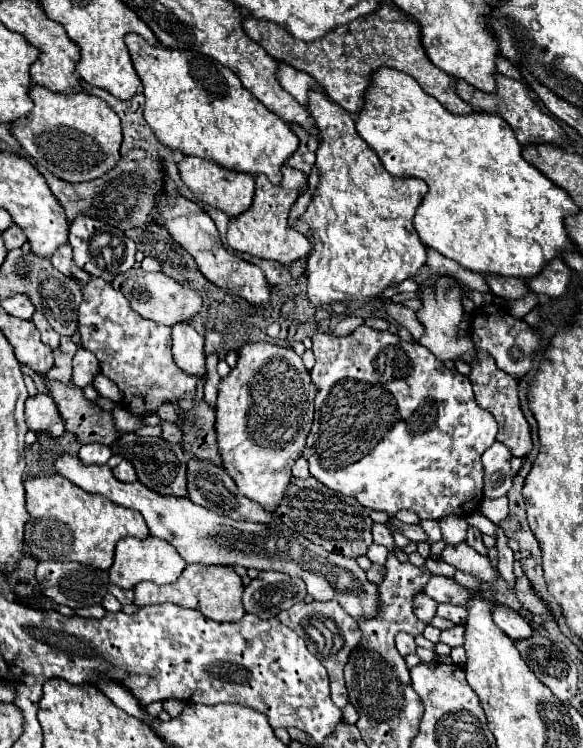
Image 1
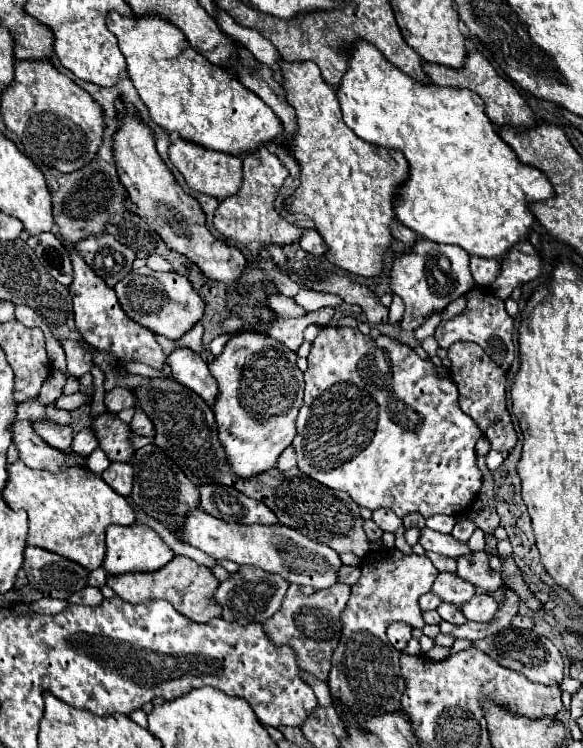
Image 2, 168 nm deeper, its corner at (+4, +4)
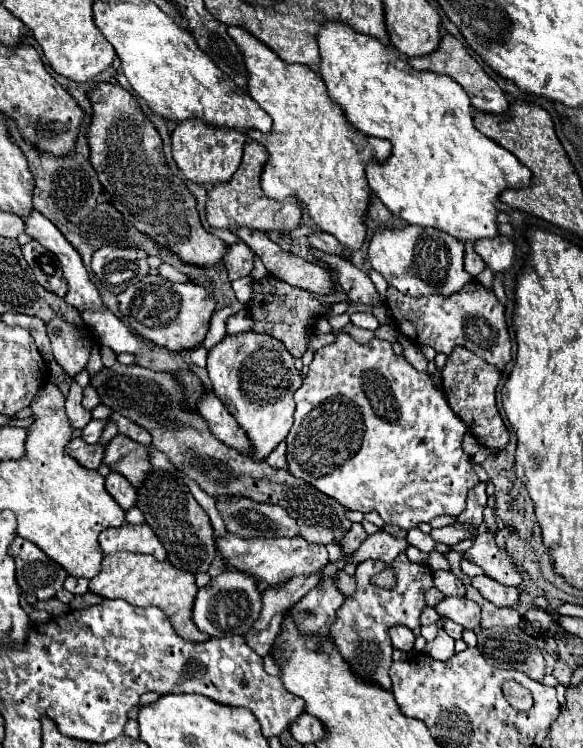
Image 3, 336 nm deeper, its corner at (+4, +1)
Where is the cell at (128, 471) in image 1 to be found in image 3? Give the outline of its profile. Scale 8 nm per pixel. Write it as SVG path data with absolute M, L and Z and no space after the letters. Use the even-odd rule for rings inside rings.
M110 471L110 475L106 477L106 491L116 499L116 503L122 509L130 509L136 503L136 489L130 485L130 481L126 481L122 475Z

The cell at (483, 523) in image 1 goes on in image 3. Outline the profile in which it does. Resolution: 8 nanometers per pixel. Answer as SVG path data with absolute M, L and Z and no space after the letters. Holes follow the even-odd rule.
M478 575L472 577L472 585L480 591L480 595L488 601L492 601L498 607L510 607L516 605L520 589L518 587L504 587L502 583L486 577L486 575Z

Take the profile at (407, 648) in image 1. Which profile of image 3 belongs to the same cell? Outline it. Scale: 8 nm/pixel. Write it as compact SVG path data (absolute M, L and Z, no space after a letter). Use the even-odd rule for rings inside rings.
M394 625L390 629L390 639L392 639L392 645L400 651L412 651L414 649L414 633L412 633L412 629L408 629L404 625Z

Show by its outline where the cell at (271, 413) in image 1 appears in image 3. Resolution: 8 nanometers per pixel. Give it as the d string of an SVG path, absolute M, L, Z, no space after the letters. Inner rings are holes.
M256 331L226 335L208 351L208 375L214 395L228 407L238 425L250 437L252 461L264 461L292 429L294 423L294 393L302 385L302 375L294 367L294 357L286 347Z

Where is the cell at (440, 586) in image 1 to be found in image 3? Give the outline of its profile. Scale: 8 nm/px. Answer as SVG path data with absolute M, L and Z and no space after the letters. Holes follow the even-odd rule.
M434 571L434 587L446 597L464 597L464 585L450 571Z

